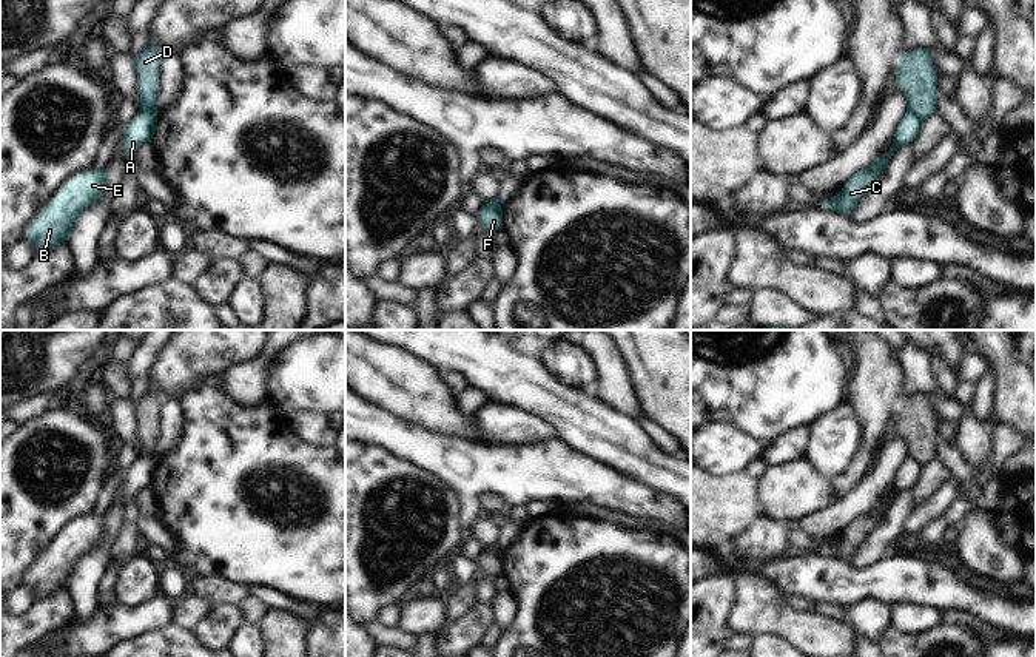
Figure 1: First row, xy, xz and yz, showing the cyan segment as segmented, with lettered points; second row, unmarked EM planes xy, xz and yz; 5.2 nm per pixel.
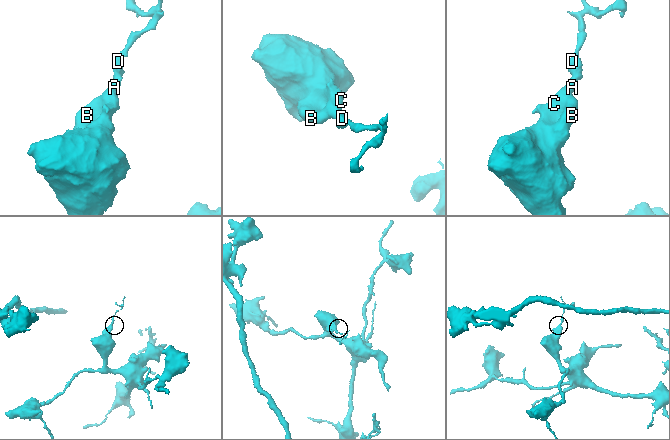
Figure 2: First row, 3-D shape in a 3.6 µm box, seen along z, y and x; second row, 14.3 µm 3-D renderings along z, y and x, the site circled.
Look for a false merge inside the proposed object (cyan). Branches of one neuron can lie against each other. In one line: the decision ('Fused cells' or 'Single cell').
Fused cells

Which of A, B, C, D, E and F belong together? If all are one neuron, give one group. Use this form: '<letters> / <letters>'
A B C E / D F

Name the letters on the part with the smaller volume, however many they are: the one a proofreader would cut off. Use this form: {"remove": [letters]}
{"remove": ["D", "F"]}

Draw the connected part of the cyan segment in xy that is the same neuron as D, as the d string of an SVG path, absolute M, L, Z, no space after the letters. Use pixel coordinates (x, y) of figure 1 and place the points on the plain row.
M148 389L134 406L137 415L139 457L157 457L156 444L159 436L159 412L162 409L162 393Z

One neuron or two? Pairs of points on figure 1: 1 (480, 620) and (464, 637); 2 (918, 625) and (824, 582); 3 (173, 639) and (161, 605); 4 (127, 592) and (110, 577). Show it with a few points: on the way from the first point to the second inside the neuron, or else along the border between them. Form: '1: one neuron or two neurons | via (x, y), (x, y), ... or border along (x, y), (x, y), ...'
1: one neuron | via (475, 625), (467, 633)
2: two neurons | border along (891, 606), (918, 605), (928, 608)
3: two neurons | border along (171, 623), (134, 639)
4: two neurons | border along (124, 565), (114, 589), (116, 602)

